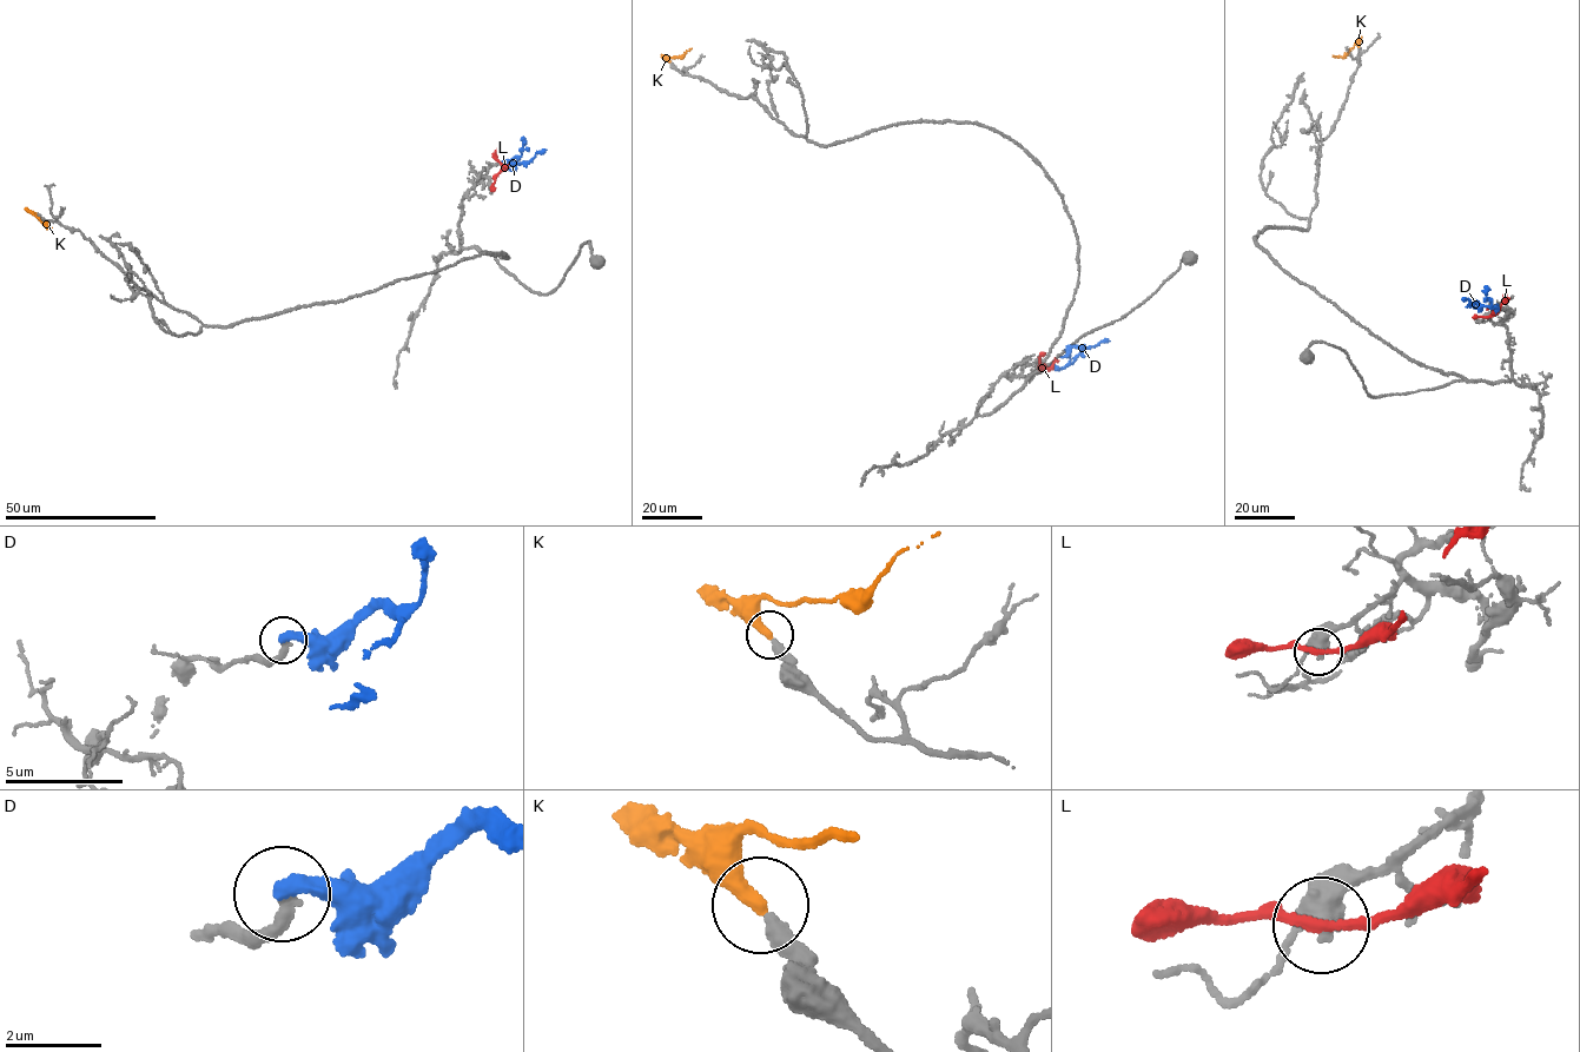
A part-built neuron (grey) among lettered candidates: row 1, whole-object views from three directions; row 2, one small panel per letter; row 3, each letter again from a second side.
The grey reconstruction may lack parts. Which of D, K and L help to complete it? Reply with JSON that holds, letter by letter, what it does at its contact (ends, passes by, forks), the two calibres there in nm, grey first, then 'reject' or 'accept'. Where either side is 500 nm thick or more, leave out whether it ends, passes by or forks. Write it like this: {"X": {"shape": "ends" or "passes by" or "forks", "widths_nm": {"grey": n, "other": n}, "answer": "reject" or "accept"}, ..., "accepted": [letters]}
{"D": {"shape": "ends", "widths_nm": {"grey": 280, "other": 320}, "answer": "reject"}, "K": {"shape": "ends", "widths_nm": {"grey": 360, "other": 360}, "answer": "accept"}, "L": {"shape": "passes by", "widths_nm": {"grey": 280, "other": 200}, "answer": "reject"}, "accepted": ["K"]}

